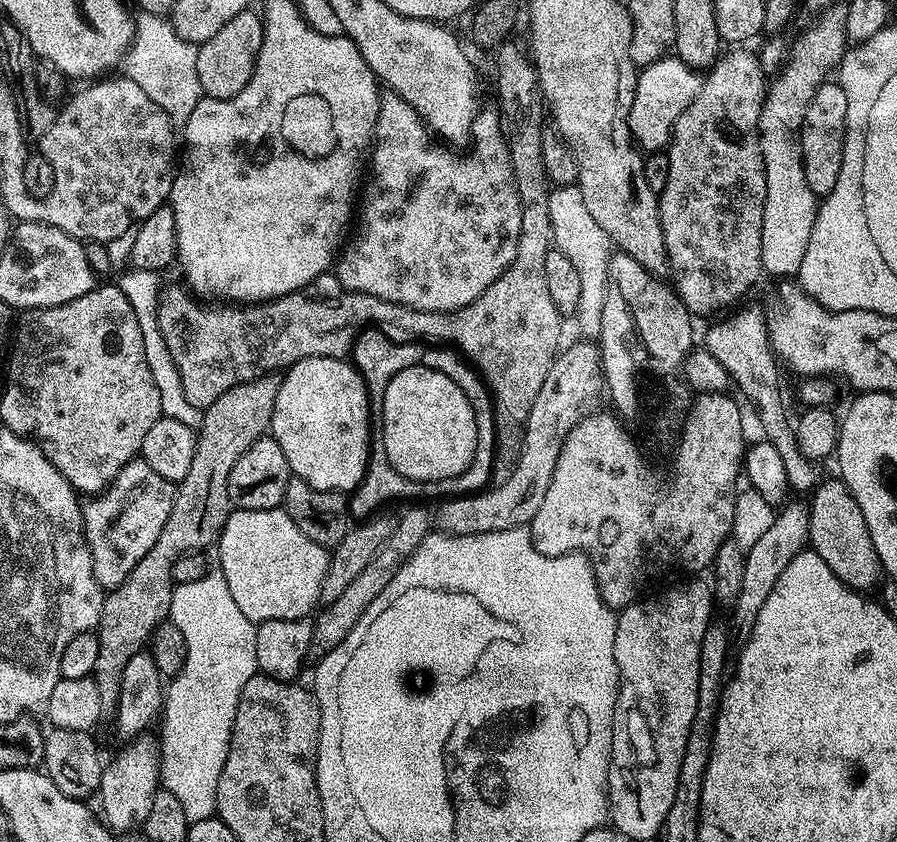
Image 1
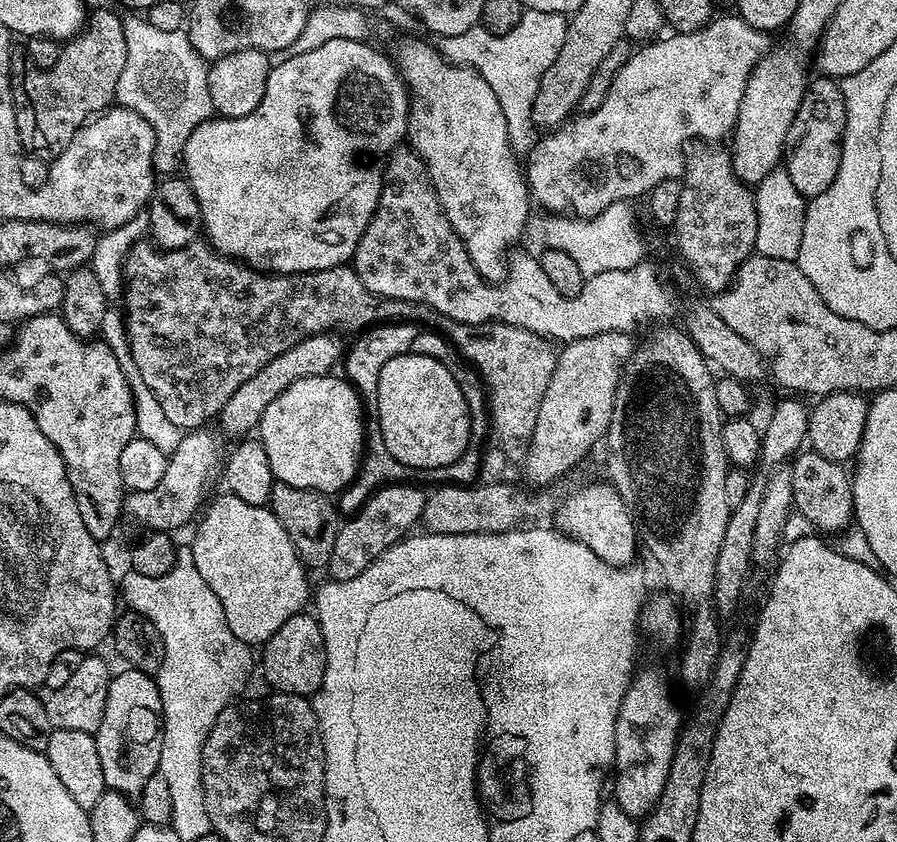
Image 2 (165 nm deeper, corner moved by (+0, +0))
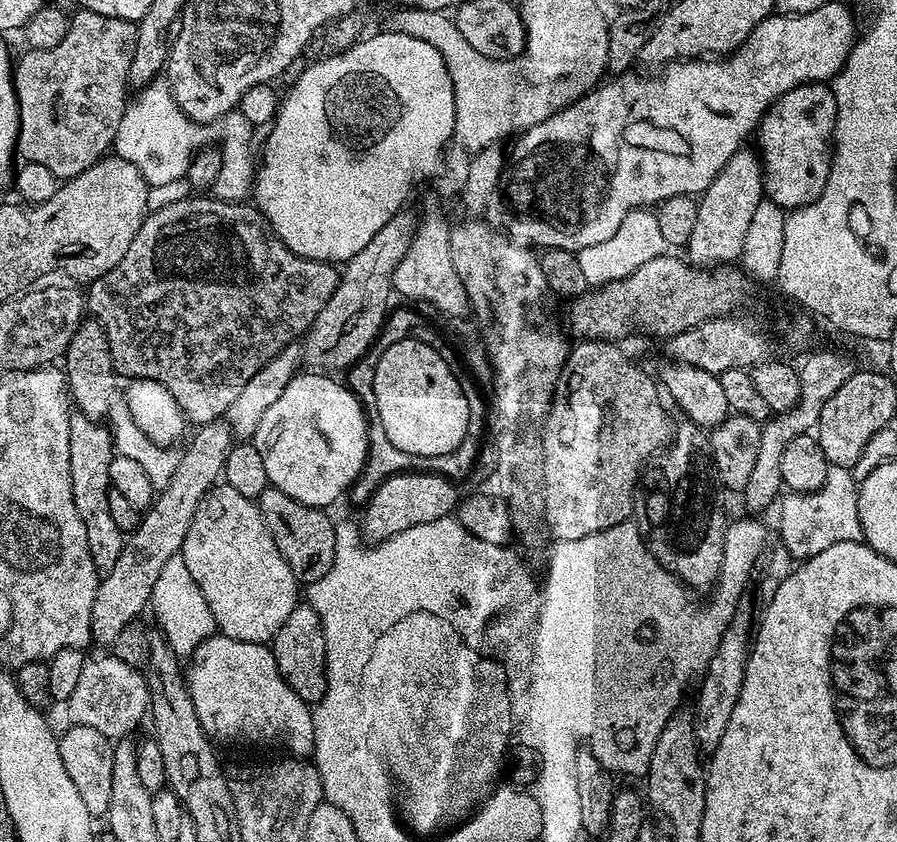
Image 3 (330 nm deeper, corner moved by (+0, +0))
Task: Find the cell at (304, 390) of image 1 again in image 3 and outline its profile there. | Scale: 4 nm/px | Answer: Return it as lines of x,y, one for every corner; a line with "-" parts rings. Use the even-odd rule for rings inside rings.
308,370
297,374
282,390
282,395
262,414
258,430
252,435
258,455
266,465
266,478
269,485
282,494
290,494
306,506
327,509
328,504
343,497
364,469
364,459
368,457
368,421
364,419
364,408
360,399
343,383
331,380
331,375

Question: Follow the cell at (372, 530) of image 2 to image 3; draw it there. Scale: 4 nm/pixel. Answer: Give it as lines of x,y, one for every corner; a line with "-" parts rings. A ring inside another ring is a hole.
399,472
397,476
386,478
378,490
363,505
364,524
362,536
368,542
383,542
394,538
410,526
422,526
443,516
452,516
458,507
457,485
444,476
429,472

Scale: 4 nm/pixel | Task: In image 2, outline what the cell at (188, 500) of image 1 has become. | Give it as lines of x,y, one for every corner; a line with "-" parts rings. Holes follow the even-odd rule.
335,335
311,336
290,346
290,350
278,354
278,358
274,358
274,362
266,362
266,366
262,366
262,370
258,370
258,374
254,374
254,378
242,382
242,386
238,386
238,390
234,390
234,394
230,394
230,402
226,402
226,406
222,406
218,417
219,431
225,437
247,437
248,428
255,429
259,425
266,406
270,406
270,402
274,402
274,398
278,398
278,394
282,394
282,390
286,390
286,386
290,386
295,380
302,378
329,375
335,369
332,367
335,364
337,367
342,360
342,344
340,348
339,342
332,336

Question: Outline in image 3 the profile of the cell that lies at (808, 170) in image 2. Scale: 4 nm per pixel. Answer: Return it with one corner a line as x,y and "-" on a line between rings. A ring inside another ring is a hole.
827,83
803,84
775,100
758,125
765,197
785,210
818,199
832,169
835,130
836,99

